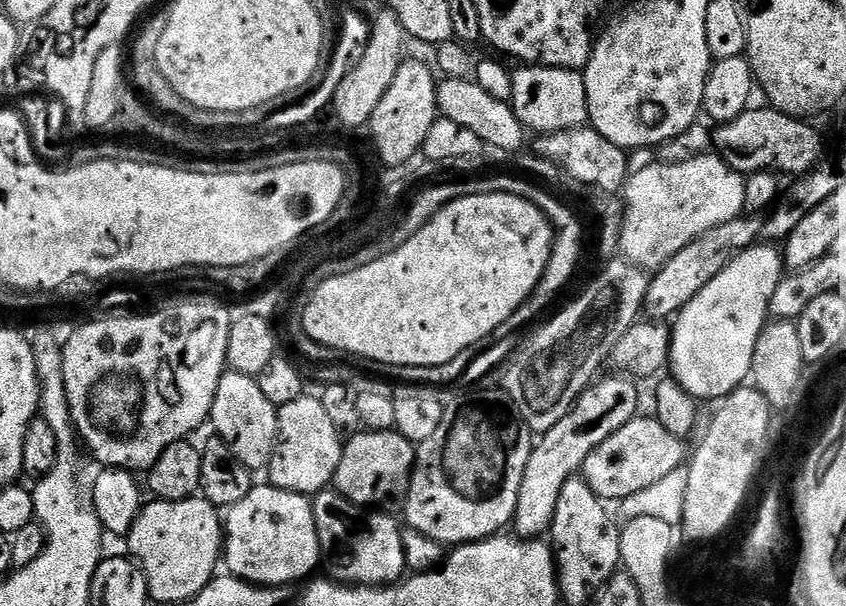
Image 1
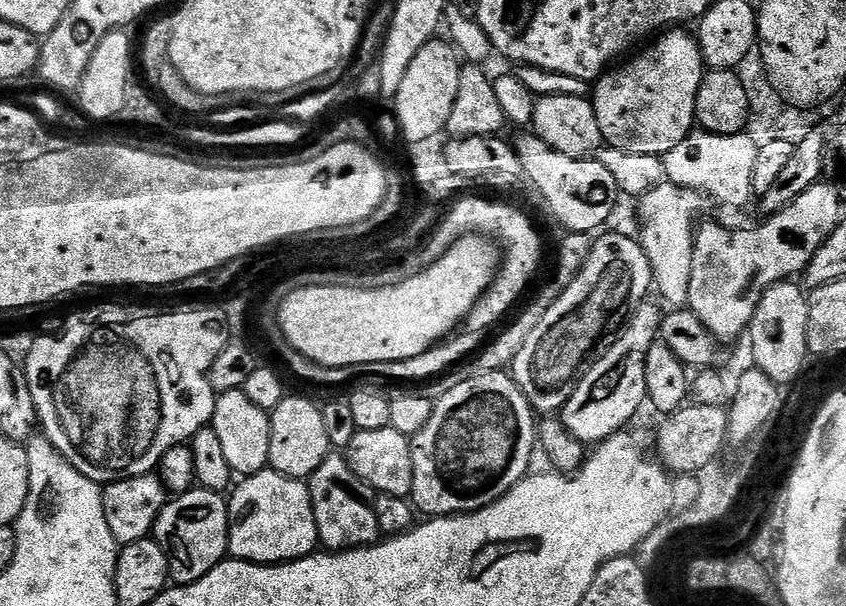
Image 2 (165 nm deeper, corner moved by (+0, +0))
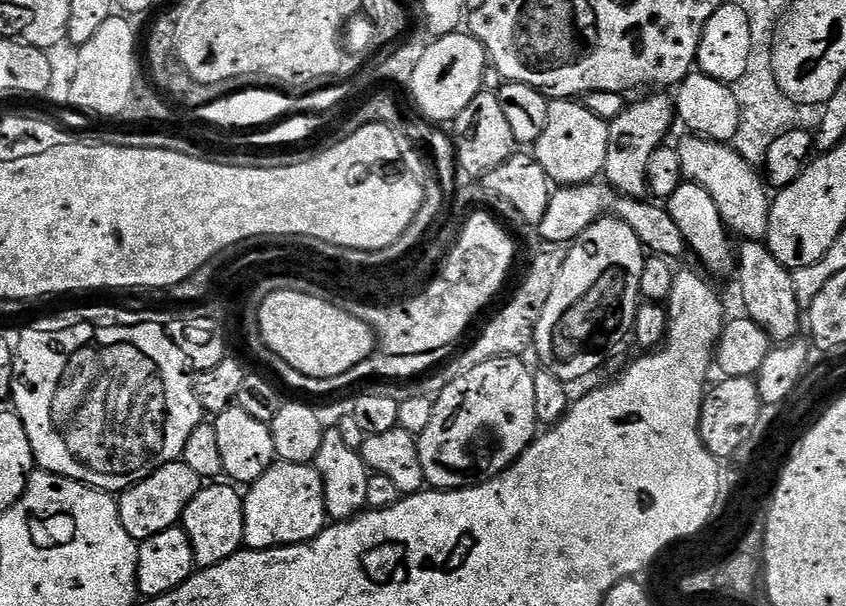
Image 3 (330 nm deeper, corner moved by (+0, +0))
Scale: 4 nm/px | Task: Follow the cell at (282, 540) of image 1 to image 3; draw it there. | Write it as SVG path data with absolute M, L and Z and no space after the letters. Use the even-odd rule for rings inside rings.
M273 463L243 497L245 549L266 550L287 544L306 544L326 527L328 511L324 505L322 478L312 464Z

